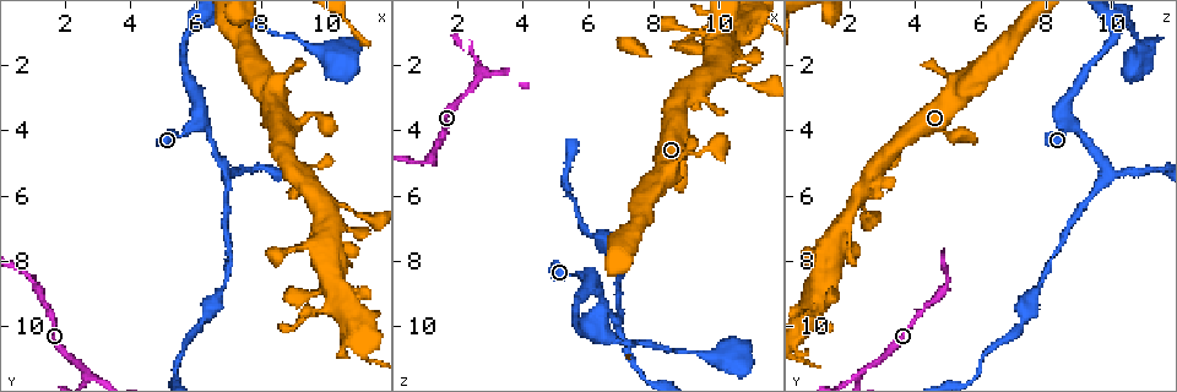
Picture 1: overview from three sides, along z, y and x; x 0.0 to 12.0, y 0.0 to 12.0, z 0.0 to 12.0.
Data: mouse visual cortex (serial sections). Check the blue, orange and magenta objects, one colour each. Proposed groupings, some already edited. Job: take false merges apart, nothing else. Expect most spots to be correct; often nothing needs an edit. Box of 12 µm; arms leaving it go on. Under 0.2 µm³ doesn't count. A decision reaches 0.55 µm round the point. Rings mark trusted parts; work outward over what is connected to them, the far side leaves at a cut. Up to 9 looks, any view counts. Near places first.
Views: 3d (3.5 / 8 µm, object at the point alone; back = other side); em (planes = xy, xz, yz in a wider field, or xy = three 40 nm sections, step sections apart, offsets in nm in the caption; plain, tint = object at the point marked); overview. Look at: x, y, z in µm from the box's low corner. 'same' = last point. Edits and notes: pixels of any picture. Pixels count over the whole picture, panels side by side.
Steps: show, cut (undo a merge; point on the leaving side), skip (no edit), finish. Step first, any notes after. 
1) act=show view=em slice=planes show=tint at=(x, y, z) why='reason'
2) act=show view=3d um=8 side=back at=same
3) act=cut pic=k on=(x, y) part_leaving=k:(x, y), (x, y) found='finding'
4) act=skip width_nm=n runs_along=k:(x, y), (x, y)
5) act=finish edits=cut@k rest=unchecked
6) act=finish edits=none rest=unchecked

act=show view=3d um=3.5 at=(2.7, 11.4, 2.4) why='arms part here'

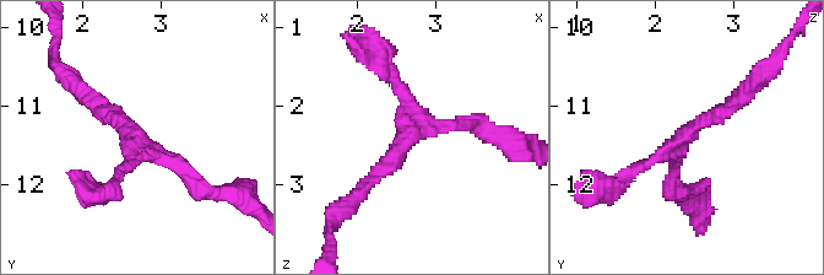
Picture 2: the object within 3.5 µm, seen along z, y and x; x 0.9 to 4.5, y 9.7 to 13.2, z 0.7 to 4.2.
act=show view=em slice=xy step=5 show=tint at=(2.65, 11.35, 2.35) why='now the EM'

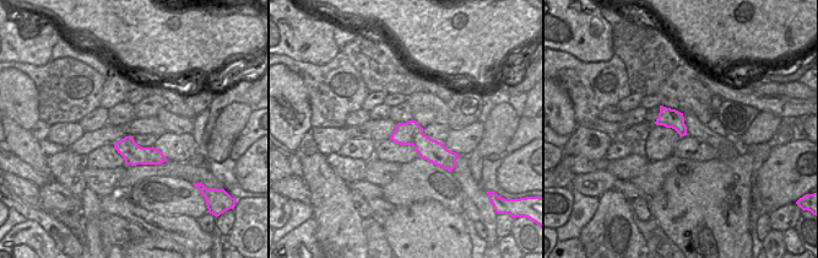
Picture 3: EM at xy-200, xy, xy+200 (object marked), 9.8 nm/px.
act=show view=em slice=xy step=3 show=tint at=same

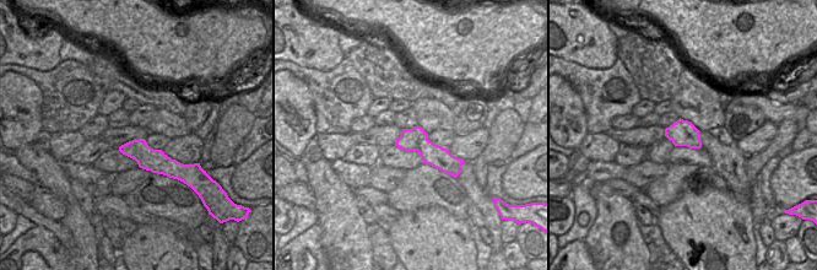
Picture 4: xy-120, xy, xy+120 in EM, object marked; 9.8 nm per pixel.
act=skip width_nm=240 runs_along=4:(399, 142), (420, 142), (456, 162) found='all the same cell'

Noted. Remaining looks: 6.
act=show view=3d um=3.5 at=(6.0, 3.9, 8.6)

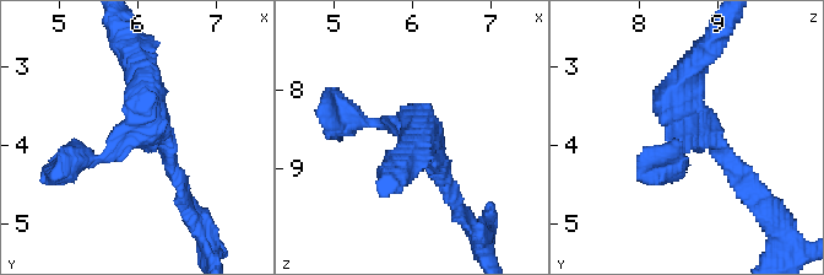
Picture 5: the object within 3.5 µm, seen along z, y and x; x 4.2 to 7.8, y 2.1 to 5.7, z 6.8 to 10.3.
act=show view=em slice=xy step=2 show=tint at=(6.05, 3.85, 8.55)

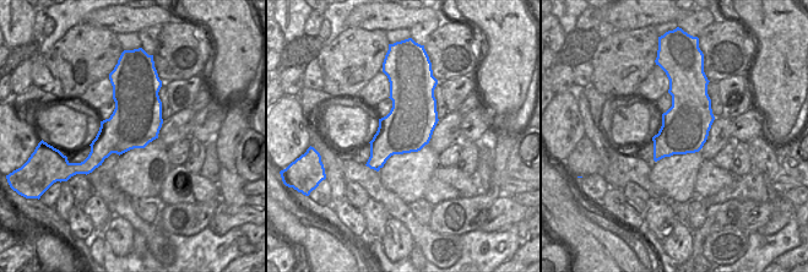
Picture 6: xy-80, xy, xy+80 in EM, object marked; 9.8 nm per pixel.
act=skip runs_along=5:(71, 165), (142, 134), (139, 59) found='all the same cell'

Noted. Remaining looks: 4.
act=show view=3d um=3.5 at=(6.9, 5.2, 9.8) why='sharp bend'

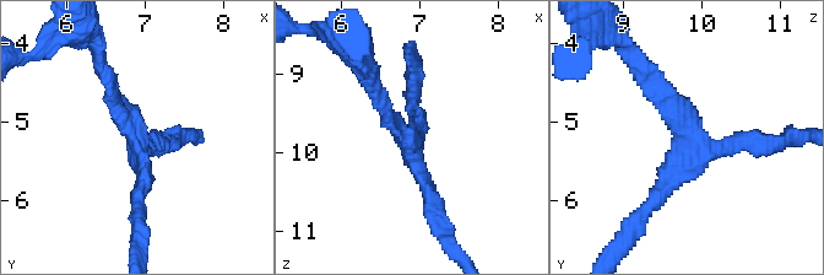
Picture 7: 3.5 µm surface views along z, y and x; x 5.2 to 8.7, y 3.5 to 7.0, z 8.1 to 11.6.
act=show view=em slice=xy step=2 show=plain at=(6.90, 5.25, 9.90)

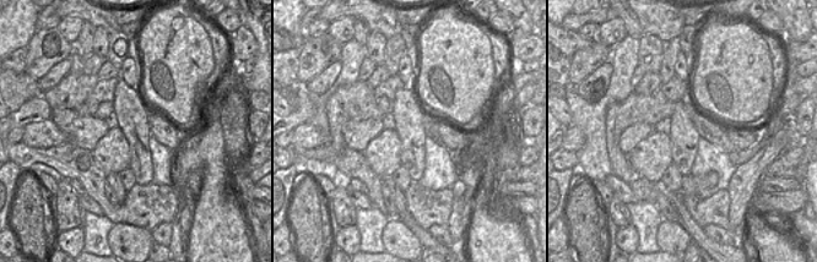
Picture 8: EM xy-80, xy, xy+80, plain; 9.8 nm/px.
act=show view=em slice=xy step=2 show=tint at=same why='where the object lies'

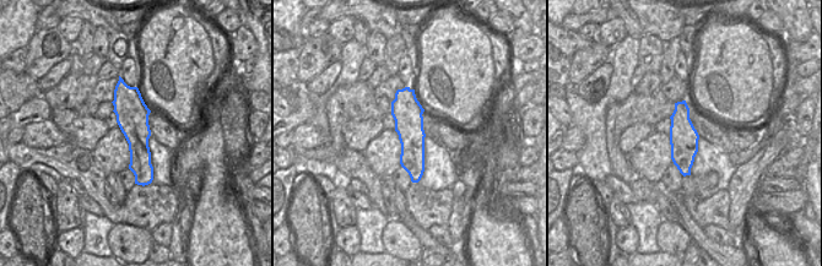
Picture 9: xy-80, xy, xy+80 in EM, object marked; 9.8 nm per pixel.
act=skip width_nm=300 runs_along=9:(120, 83), (138, 132), (145, 182) found='one cell here'

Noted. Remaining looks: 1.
act=finish edits=none rest=unchecked

